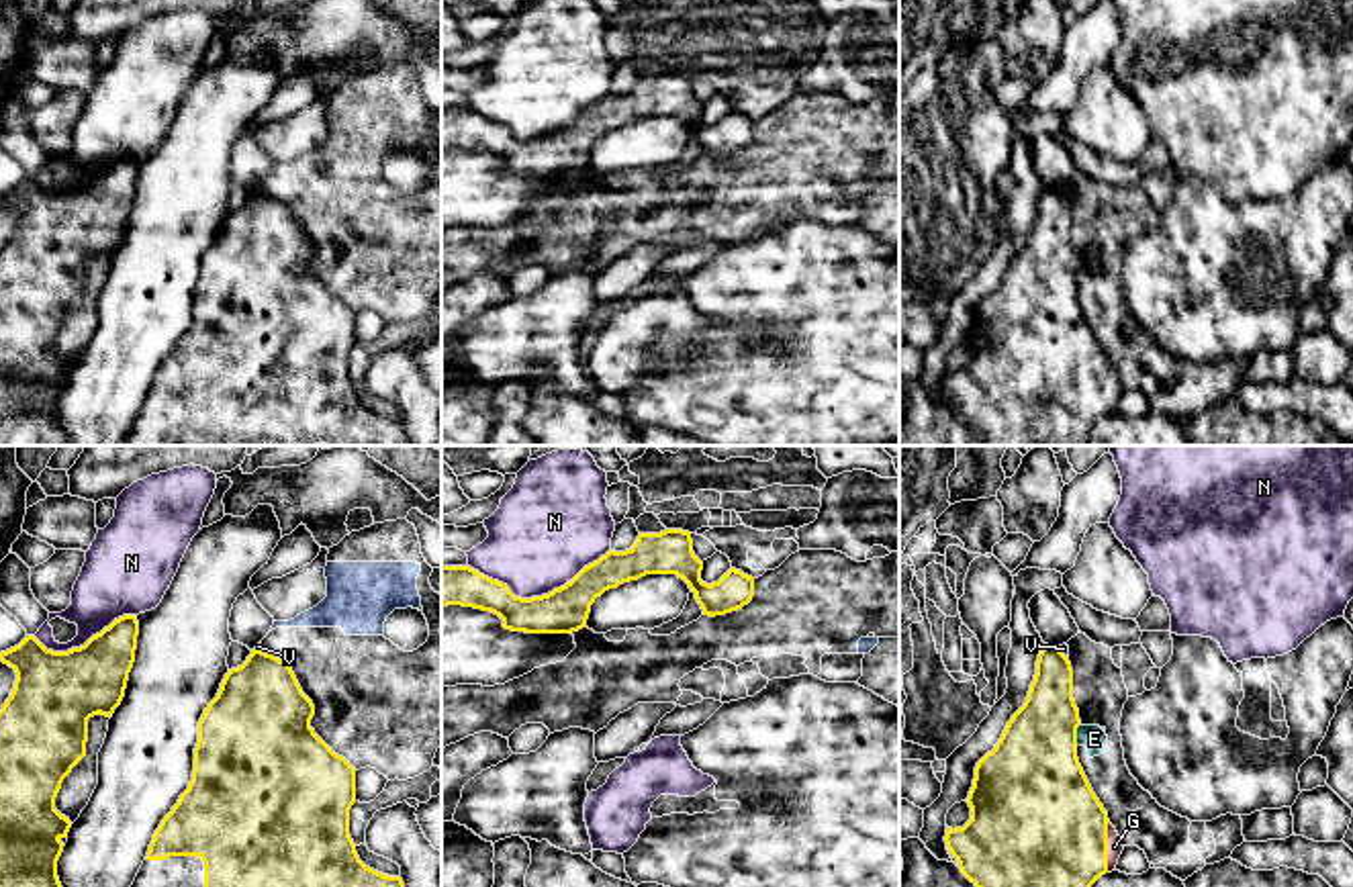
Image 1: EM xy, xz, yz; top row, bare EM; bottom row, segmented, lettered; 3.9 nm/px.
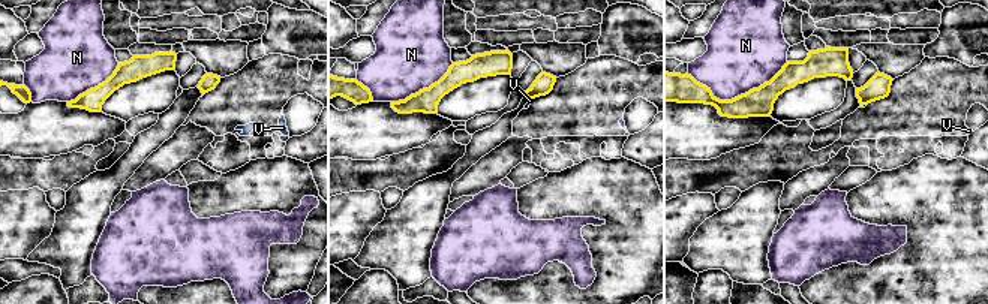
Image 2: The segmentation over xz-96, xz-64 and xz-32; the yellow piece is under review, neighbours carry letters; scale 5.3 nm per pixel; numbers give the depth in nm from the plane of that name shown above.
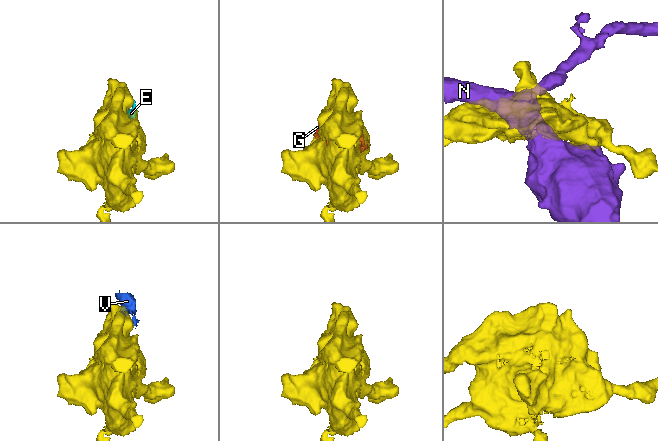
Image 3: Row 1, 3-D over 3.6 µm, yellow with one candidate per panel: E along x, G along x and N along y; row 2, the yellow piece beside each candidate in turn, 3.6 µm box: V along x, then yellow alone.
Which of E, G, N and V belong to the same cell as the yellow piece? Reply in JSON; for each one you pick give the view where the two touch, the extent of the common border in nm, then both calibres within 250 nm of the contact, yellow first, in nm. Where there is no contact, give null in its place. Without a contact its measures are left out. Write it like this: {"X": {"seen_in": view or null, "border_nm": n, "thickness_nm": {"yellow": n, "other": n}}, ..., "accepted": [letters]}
{"G": {"seen_in": "yz", "border_nm": 200, "thickness_nm": {"yellow": 500, "other": 60}}, "accepted": ["G"]}

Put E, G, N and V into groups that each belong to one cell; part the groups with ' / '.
E V / G / N

